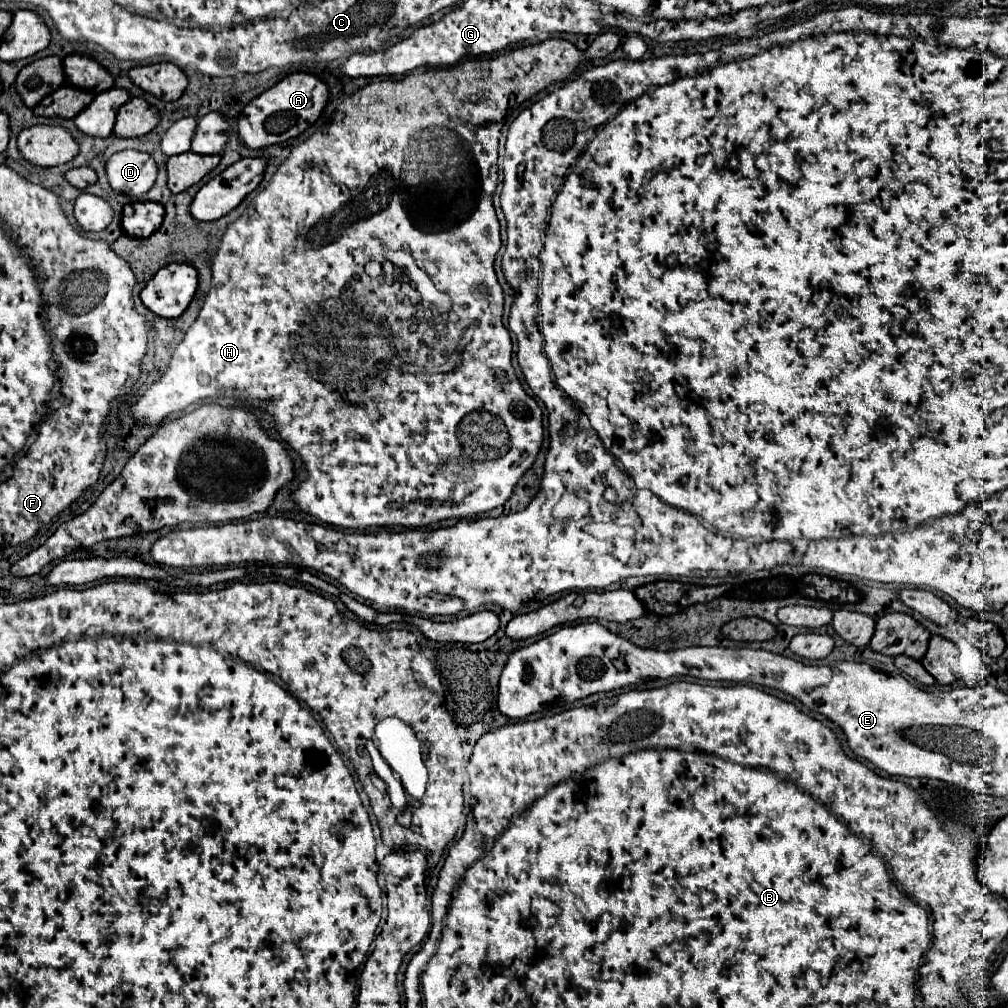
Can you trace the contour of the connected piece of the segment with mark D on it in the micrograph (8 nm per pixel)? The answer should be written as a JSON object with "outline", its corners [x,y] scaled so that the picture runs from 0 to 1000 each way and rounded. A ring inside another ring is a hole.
{"outline":[[[119,150],[113,152],[105,162],[105,176],[115,191],[139,195],[155,180],[155,162],[147,152],[141,150]]]}

